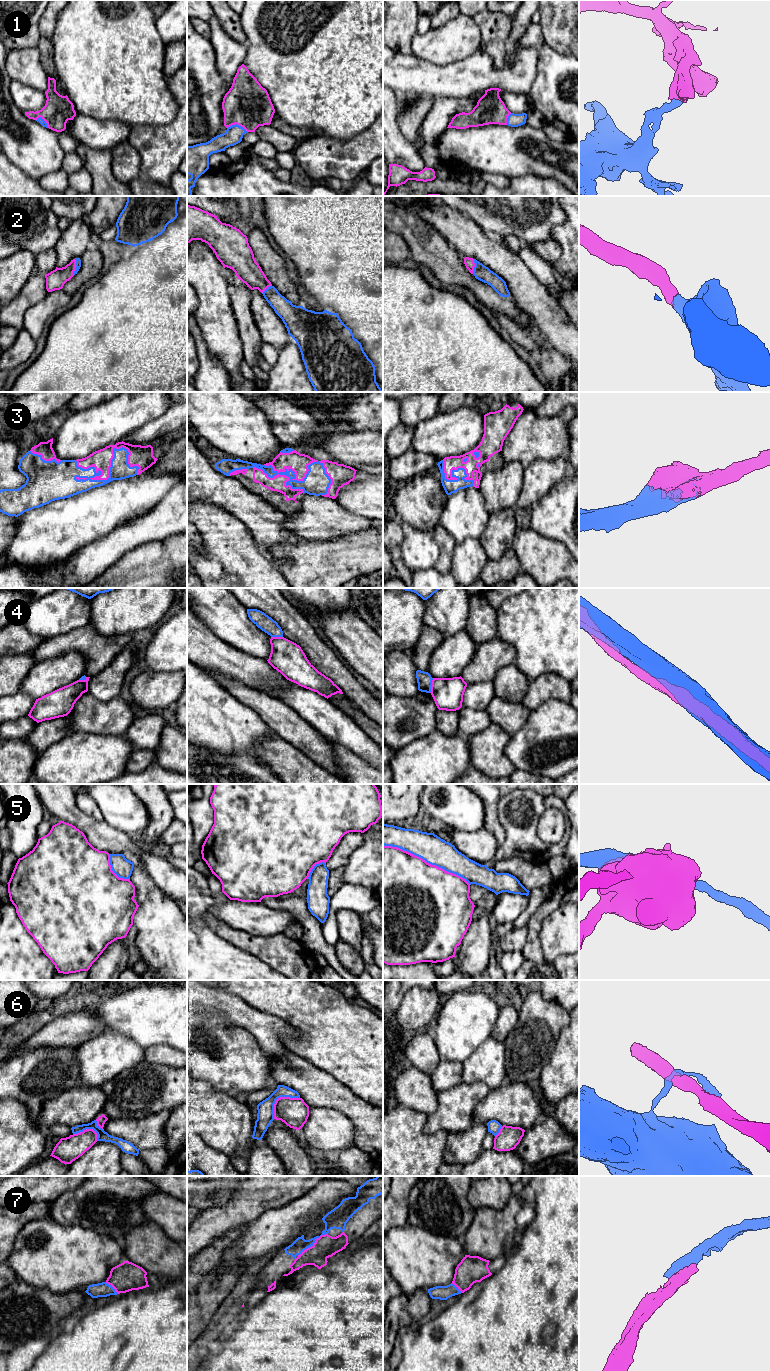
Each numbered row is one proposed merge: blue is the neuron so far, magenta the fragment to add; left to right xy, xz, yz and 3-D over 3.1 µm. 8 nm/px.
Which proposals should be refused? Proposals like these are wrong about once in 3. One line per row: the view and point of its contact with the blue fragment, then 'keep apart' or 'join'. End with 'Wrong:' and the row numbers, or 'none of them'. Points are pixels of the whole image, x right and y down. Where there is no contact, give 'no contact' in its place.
1: contact xz (236, 124); join
2: contact xy (76, 267); join
3: contact xz (301, 481); join
4: contact yz (431, 685); keep apart
5: contact yz (427, 862); keep apart
6: contact xz (278, 1097); keep apart
7: contact xz (313, 1243); join
Wrong: 4, 5, 6

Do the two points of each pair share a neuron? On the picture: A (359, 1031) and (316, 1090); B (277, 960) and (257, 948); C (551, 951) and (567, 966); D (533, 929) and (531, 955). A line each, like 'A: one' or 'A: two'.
A: two
B: one
C: two
D: one

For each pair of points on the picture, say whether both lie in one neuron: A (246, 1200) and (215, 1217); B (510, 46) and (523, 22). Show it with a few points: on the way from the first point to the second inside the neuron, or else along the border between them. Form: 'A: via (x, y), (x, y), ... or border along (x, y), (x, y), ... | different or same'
A: via (238, 1208), (231, 1215), (223, 1217) | same
B: via (513, 40), (519, 28) | same

